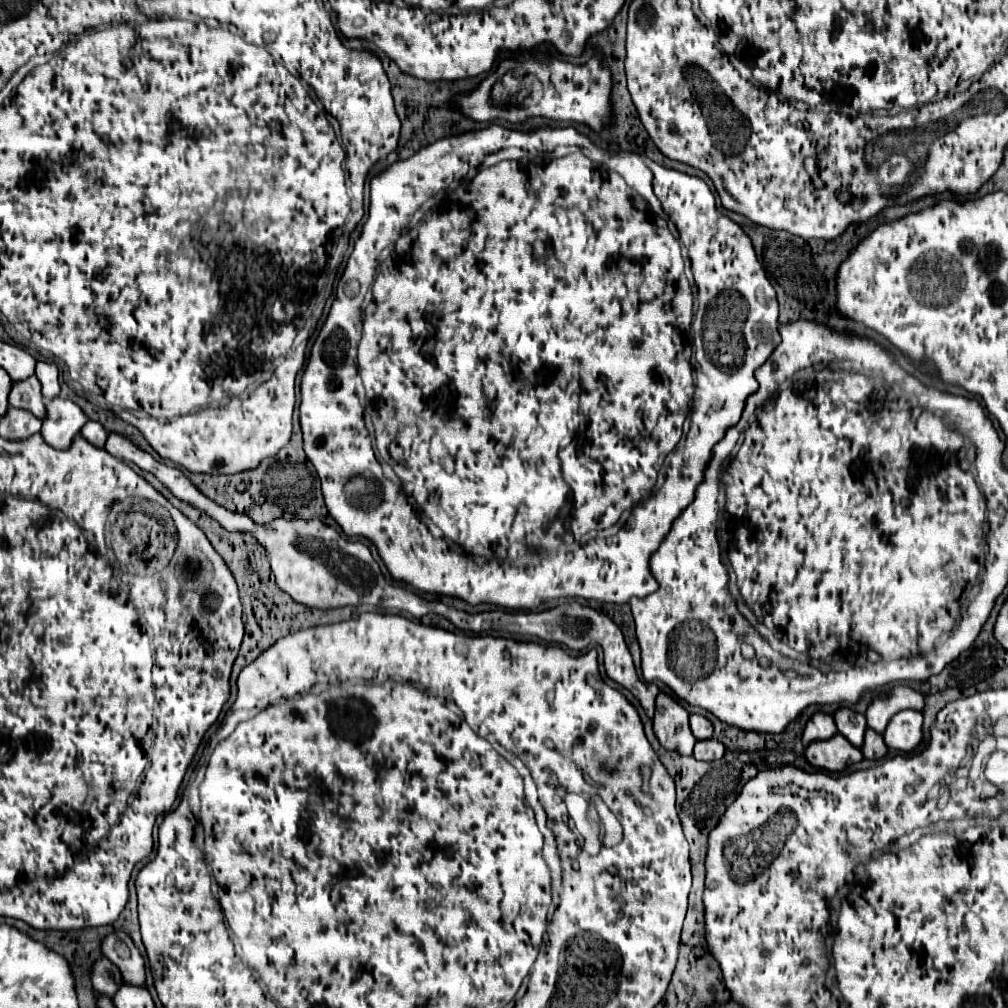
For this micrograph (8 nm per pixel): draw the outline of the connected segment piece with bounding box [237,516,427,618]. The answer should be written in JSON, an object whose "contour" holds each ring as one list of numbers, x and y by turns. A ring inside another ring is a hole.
{"contour":[[243,516,239,518,237,528,241,532,251,534,265,546,277,586,299,604,321,610,371,604,381,608,395,608,399,612,409,612,415,618,427,614,427,606,421,606,427,604,427,600,393,582,387,584,387,580,379,570,379,564,375,562,371,550,365,544,341,536,333,526,327,526,317,518,313,520,279,518,269,524,255,524,249,516]]}

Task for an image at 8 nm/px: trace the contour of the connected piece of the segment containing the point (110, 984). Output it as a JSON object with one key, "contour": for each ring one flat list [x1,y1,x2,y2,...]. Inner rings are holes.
{"contour":[[101,958,101,962,97,962,97,966,93,966,91,982,93,982,93,988,95,988,99,994,105,994,105,996,113,998,115,992,121,988,123,978,121,978,119,968,117,968,111,960]]}

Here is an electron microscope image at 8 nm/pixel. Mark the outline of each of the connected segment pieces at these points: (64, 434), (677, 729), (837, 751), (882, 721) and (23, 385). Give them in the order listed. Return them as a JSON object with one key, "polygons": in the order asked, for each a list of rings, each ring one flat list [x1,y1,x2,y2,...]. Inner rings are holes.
{"polygons":[[[57,396,47,406,49,406,49,418,45,418,43,422,41,436,49,446,57,450,67,450,89,418,75,402,67,398]],[[661,692,657,696,653,730,665,750,675,750,681,756,693,754,693,746,697,740,693,738,691,728,689,728,689,714,669,694]],[[837,734,833,740,809,744,809,748,805,750,805,758,815,768,839,772,849,764,861,762,863,754,859,748,849,744,841,734]],[[895,686,889,692,881,692,867,708,867,726,883,734,889,720,901,710,923,710,923,696,909,686]],[[27,378,25,382,13,382,13,390,9,394,9,404,13,408,19,410,27,410,37,418,45,418,47,416,47,408,45,408,45,398,41,394,41,384,39,380]]]}

